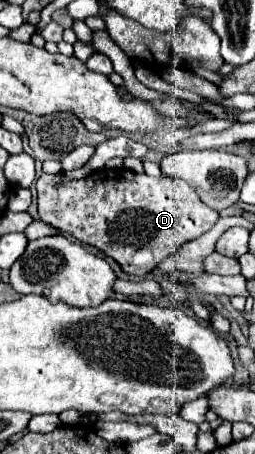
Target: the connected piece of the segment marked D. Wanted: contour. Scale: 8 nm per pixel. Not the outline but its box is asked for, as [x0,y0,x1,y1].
[35,169,219,275]

